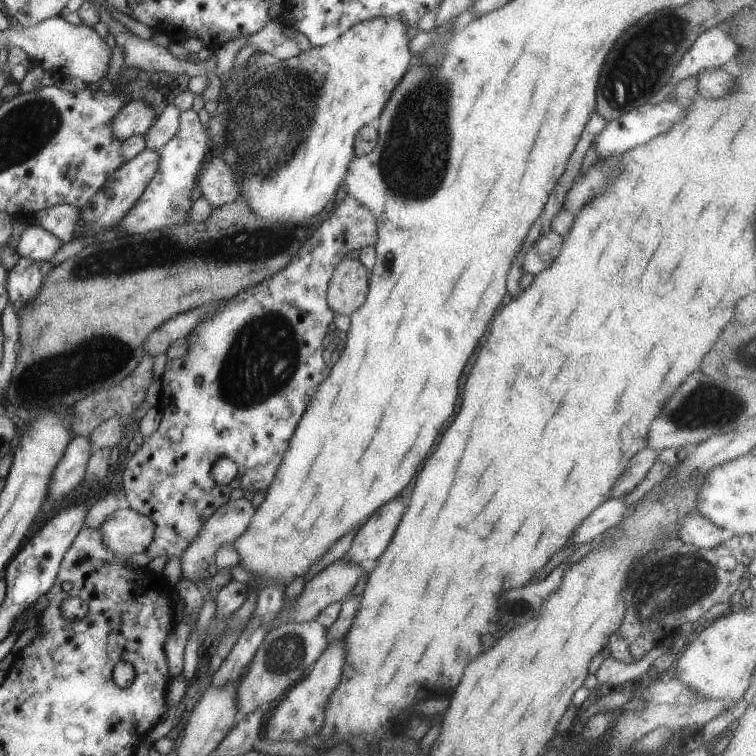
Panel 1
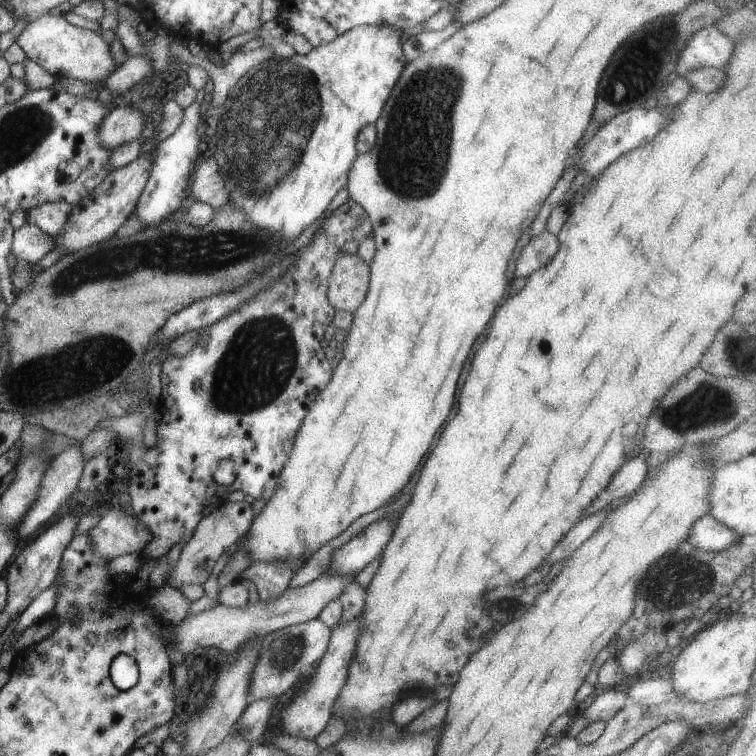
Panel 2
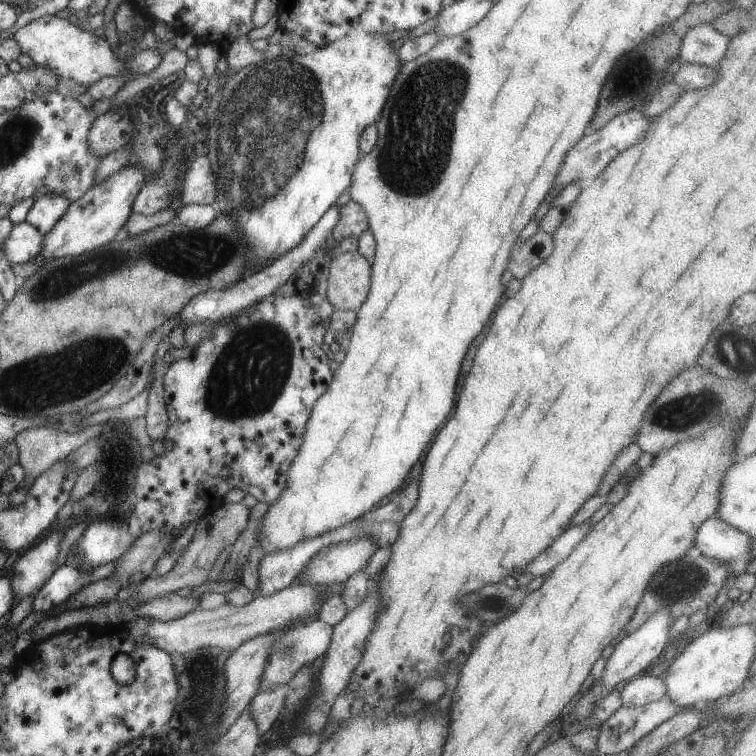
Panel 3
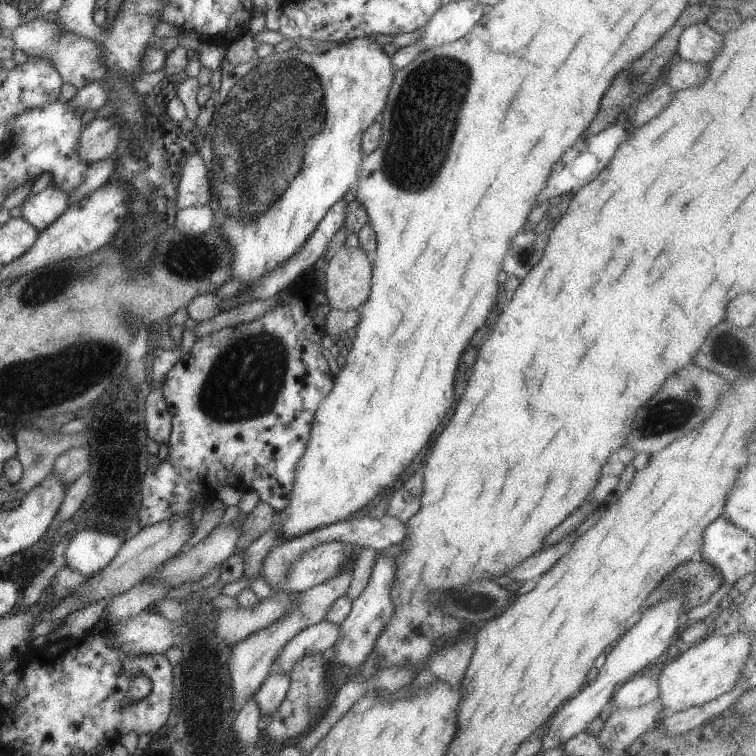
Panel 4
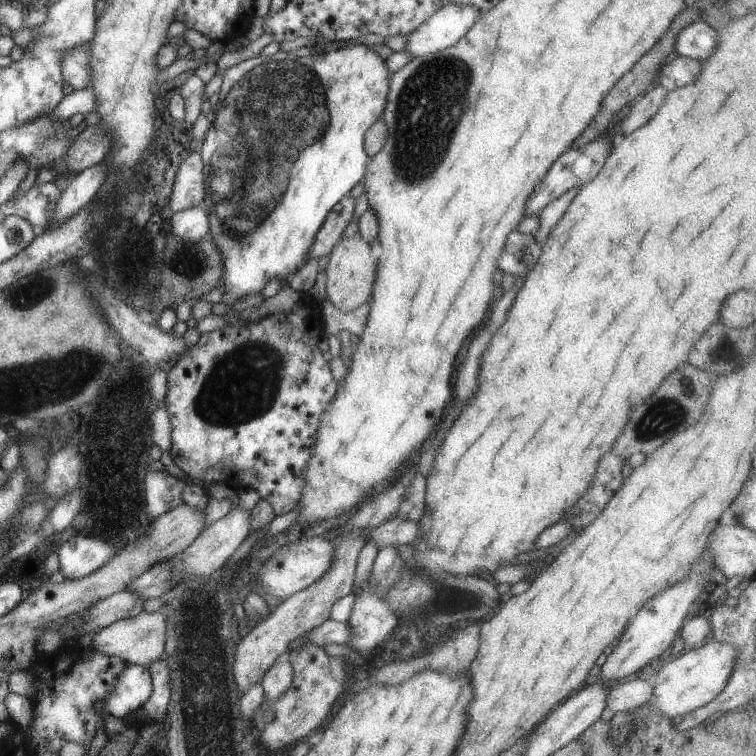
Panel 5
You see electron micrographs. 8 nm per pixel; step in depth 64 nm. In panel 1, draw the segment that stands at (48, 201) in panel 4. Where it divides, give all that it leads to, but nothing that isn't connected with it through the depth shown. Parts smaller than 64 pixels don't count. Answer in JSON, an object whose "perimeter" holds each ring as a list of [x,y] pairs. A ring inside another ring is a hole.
{"perimeter":[[[53,205],[34,212],[28,222],[39,225],[62,243],[66,243],[80,232],[80,214],[81,211],[76,206]]]}

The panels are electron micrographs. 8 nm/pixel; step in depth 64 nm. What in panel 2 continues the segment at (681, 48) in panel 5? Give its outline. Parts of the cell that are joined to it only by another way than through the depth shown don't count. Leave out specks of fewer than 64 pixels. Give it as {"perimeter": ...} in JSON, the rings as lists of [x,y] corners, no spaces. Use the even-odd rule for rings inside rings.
{"perimeter":[[[716,25],[697,29],[680,52],[673,77],[681,77],[701,66],[721,68],[729,60],[731,50],[733,50],[731,40],[721,33]]]}

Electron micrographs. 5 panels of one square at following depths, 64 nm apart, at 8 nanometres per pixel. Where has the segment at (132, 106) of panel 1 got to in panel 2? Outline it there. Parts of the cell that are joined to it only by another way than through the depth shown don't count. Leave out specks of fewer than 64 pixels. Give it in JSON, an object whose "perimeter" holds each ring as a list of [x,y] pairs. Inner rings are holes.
{"perimeter":[[[115,106],[99,123],[97,138],[105,150],[113,150],[124,142],[137,139],[144,120],[131,106]]]}

